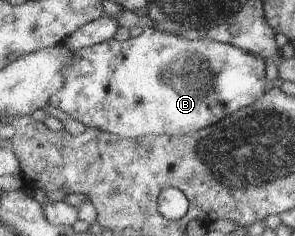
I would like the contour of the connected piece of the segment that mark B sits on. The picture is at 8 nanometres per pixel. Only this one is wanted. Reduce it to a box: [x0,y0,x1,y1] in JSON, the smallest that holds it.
[48,28,266,138]

